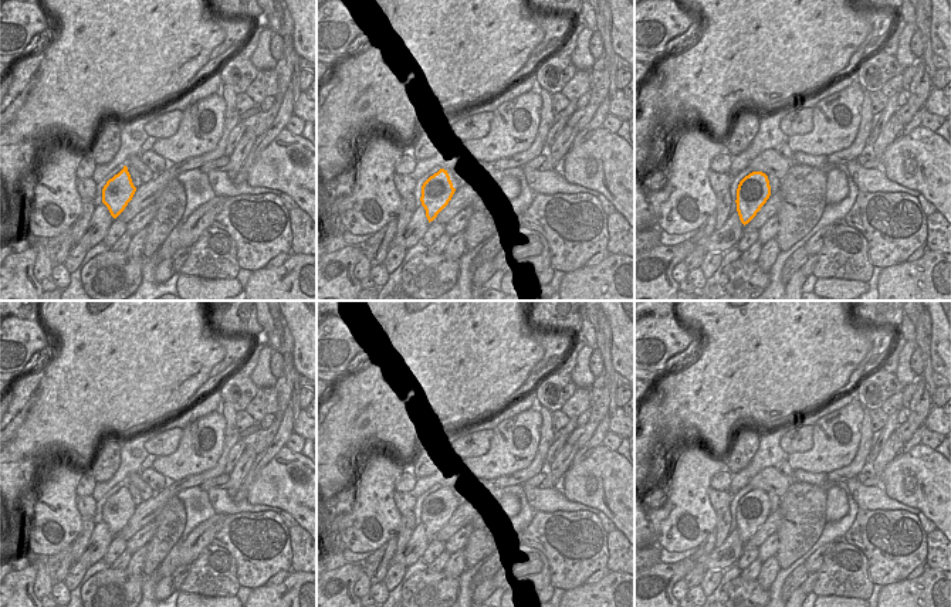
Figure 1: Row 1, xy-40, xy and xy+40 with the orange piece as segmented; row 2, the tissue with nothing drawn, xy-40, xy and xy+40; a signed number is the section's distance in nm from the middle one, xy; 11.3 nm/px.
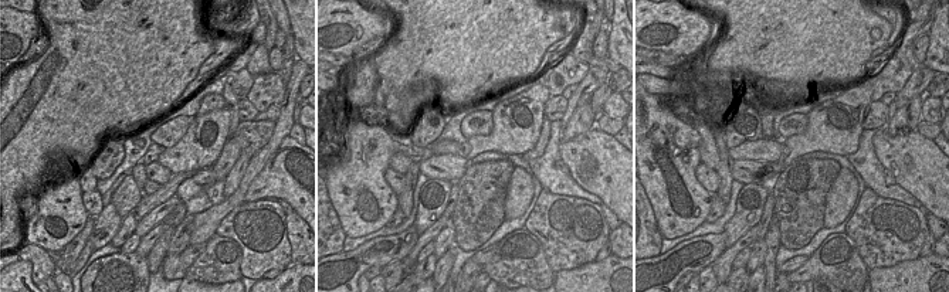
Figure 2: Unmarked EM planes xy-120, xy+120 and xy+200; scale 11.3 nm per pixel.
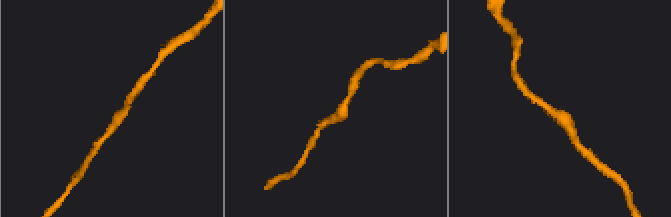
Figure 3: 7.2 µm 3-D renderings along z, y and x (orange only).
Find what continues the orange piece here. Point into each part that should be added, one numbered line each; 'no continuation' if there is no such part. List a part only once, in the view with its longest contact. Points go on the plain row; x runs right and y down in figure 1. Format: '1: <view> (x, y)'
no continuation

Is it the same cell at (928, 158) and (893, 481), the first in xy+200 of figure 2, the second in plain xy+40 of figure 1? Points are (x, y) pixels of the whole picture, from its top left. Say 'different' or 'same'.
same

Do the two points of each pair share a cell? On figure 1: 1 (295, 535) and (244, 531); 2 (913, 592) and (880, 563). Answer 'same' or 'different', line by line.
1: different
2: different

